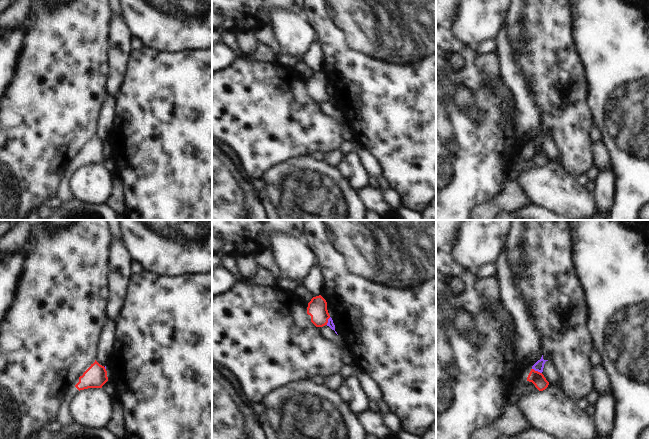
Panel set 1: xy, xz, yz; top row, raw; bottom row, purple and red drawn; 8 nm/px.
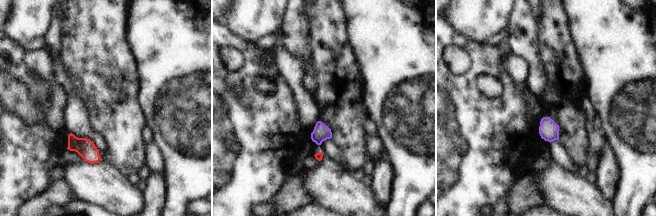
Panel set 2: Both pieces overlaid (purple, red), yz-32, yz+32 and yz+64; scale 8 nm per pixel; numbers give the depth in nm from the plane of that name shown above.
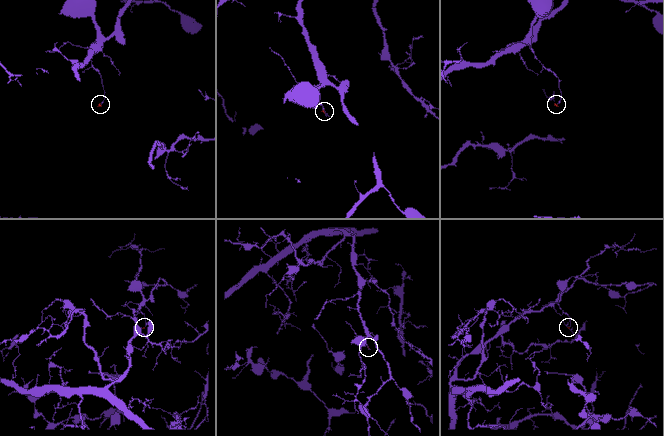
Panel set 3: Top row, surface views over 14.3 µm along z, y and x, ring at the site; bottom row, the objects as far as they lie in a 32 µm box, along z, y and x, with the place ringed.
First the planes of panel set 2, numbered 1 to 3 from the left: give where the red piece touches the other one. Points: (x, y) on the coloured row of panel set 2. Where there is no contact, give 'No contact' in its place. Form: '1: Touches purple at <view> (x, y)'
1: No contact
2: No contact
3: No contact.

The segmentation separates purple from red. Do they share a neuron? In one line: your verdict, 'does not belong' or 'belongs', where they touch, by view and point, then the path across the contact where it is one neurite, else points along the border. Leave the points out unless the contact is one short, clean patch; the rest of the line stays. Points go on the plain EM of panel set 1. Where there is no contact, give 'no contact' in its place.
belongs; meets purple in yz at (537, 146); runs through yz (539, 141), (537, 146), (537, 154)

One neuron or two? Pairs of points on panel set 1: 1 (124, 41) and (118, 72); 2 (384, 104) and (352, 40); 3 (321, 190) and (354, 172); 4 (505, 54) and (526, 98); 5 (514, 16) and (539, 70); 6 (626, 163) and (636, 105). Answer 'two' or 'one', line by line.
1: one
2: one
3: two
4: one
5: two
6: one

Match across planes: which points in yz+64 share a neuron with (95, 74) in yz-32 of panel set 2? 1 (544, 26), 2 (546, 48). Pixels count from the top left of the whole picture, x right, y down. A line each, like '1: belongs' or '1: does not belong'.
1: belongs
2: belongs

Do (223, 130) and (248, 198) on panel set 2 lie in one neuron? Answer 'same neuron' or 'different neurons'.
same neuron

